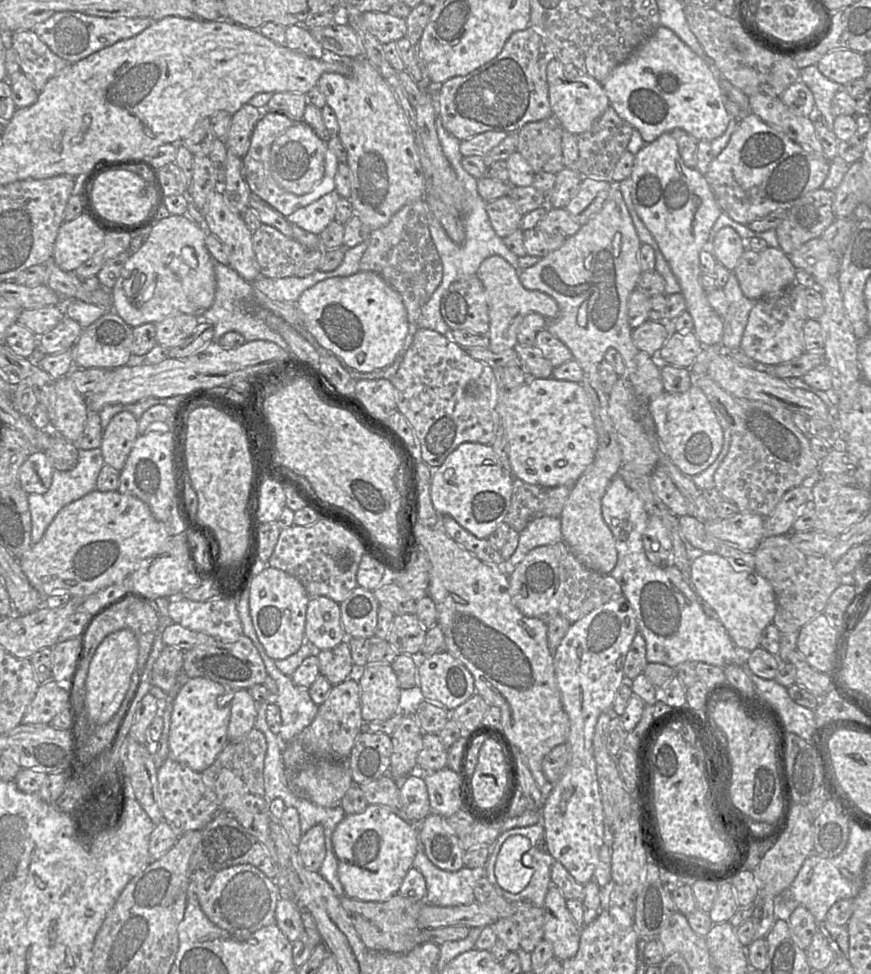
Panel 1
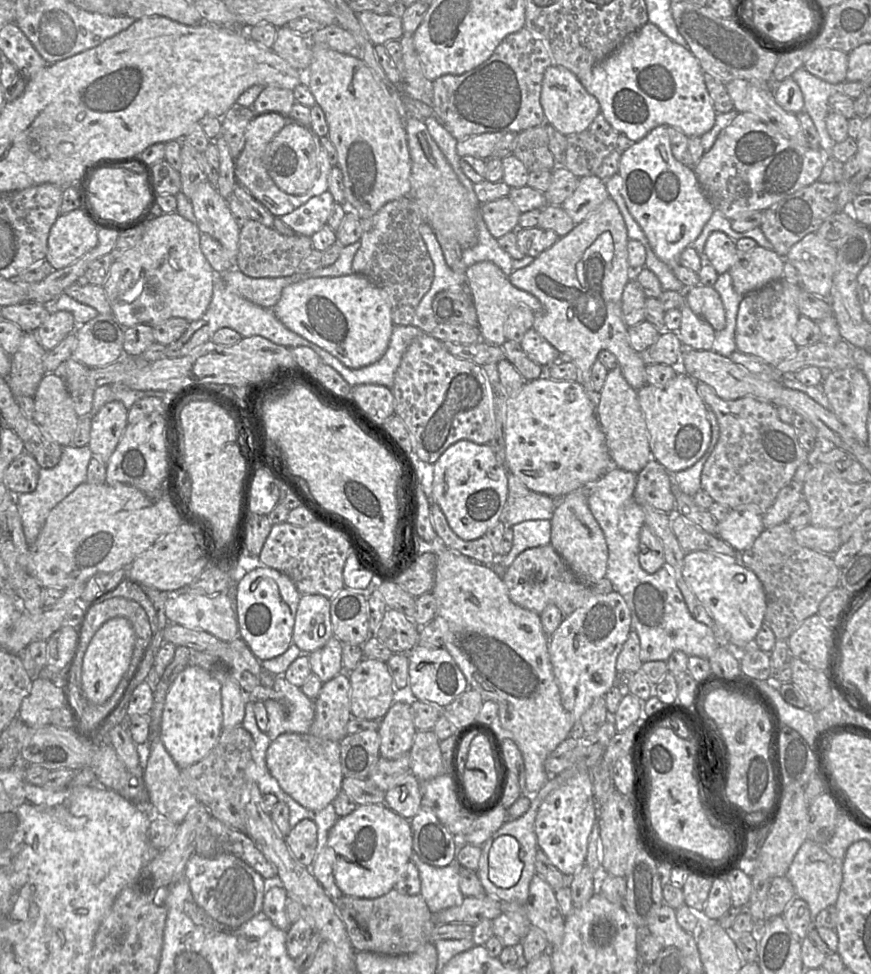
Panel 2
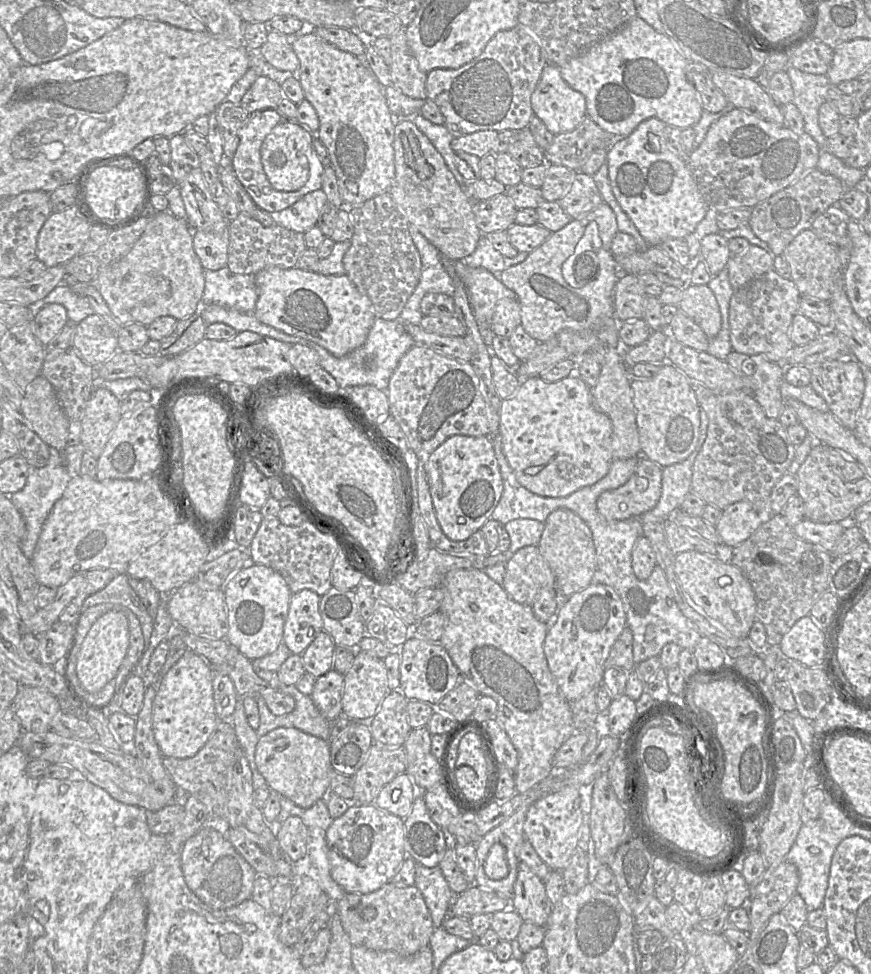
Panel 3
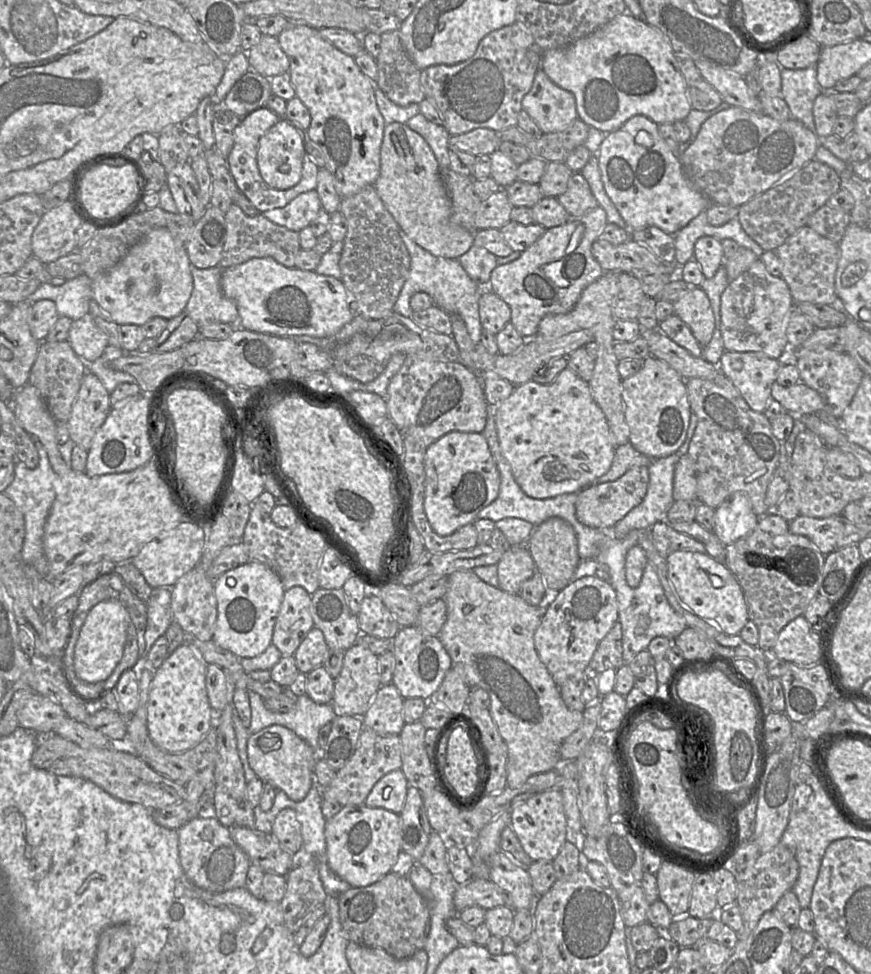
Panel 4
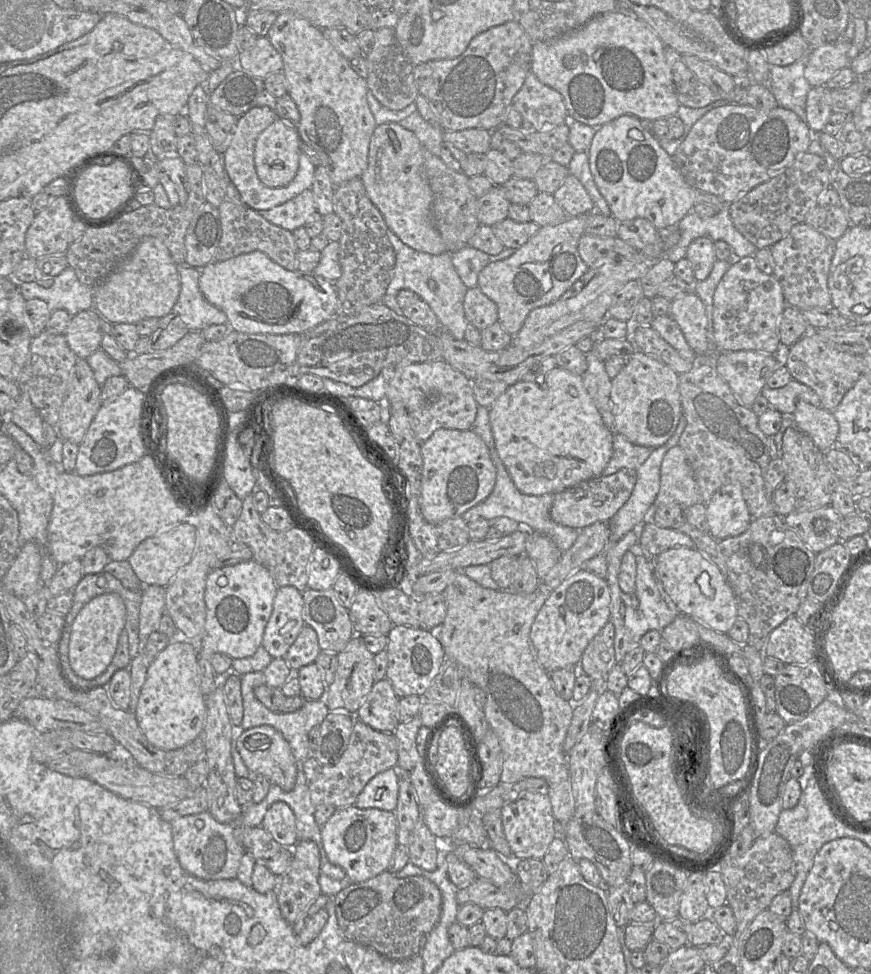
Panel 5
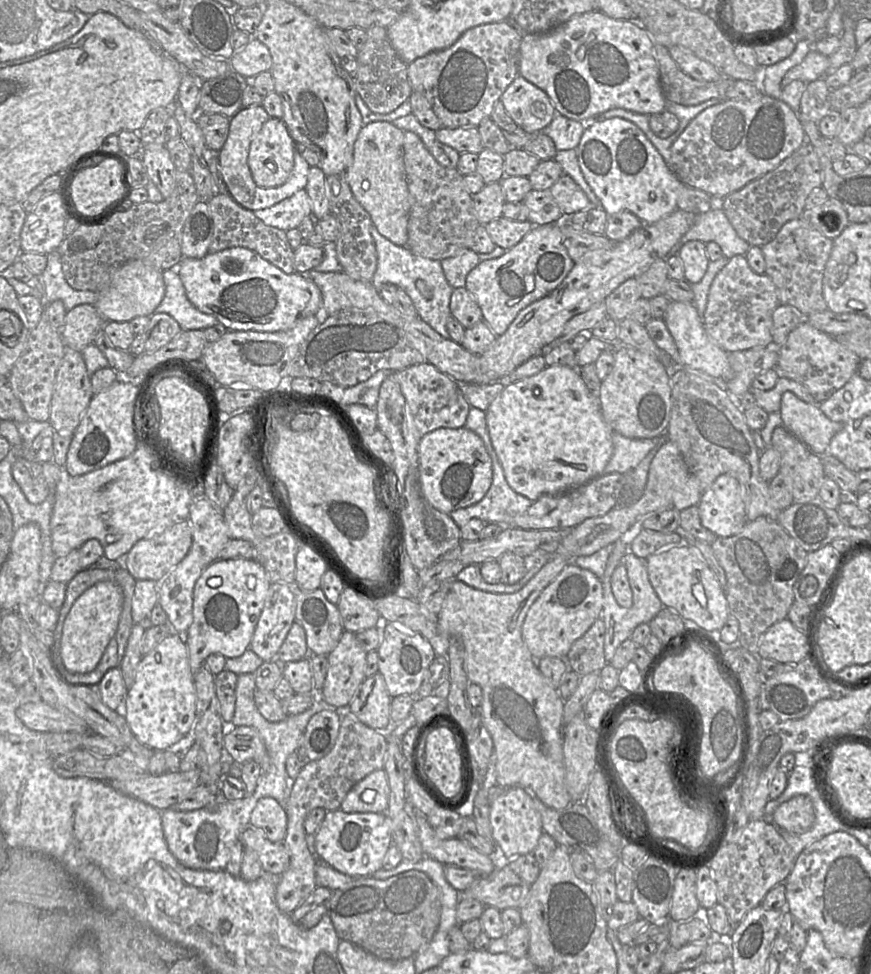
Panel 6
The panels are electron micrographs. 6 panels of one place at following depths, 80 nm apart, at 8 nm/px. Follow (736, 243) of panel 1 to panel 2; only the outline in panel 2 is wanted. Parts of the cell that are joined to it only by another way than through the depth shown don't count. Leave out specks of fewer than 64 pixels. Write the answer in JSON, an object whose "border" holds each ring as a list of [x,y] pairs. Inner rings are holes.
{"border":[[[722,231],[712,232],[704,246],[704,254],[718,274],[729,271],[736,260],[739,251],[736,242]]]}

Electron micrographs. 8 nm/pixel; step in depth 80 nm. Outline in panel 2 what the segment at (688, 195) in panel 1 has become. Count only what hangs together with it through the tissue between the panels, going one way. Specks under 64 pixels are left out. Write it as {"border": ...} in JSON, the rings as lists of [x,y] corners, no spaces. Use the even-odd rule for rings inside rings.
{"border":[[[665,125],[657,126],[624,150],[618,174],[622,179],[621,195],[628,211],[642,228],[657,257],[672,269],[681,265],[681,253],[696,240],[715,208],[703,194],[693,167],[682,164],[673,156],[667,128]],[[683,293],[683,303],[681,304],[679,310],[682,313],[681,325],[679,329],[676,331],[676,333],[680,341],[687,348],[693,348],[695,350],[710,350],[712,348],[717,332],[706,320],[697,316],[691,310],[691,308],[687,305],[684,299],[684,293]]]}

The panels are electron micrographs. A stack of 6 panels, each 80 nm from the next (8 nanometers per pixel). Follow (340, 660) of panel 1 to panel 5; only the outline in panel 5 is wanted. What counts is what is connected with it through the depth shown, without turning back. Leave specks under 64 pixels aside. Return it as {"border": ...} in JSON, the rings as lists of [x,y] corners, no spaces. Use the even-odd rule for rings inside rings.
{"border":[[[305,625],[283,659],[292,670],[314,663],[321,652],[314,629]]]}

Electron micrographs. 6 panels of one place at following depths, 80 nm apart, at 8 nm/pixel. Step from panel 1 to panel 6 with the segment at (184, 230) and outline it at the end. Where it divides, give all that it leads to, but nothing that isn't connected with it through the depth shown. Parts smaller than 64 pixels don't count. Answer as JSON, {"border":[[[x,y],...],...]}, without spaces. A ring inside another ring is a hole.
{"border":[[[130,260],[115,271],[107,288],[98,293],[98,299],[93,306],[104,322],[129,322],[138,316],[154,314],[164,295],[163,271],[141,260]]]}

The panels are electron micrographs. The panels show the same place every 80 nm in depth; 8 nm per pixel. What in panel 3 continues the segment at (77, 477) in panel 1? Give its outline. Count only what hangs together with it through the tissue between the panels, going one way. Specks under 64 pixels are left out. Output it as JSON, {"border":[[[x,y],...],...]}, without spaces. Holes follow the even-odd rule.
{"border":[[[82,444],[66,446],[63,451],[49,447],[49,452],[50,458],[48,463],[40,468],[29,466],[25,486],[21,490],[9,495],[25,521],[26,533],[20,541],[20,546],[24,555],[29,560],[33,557],[43,525],[54,504],[62,497],[70,480],[74,476],[82,475],[81,463],[83,454],[85,453]]]}

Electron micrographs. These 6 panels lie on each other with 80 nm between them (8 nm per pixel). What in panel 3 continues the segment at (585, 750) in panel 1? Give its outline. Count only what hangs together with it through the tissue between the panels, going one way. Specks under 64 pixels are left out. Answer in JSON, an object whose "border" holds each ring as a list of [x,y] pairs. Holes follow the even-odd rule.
{"border":[[[592,583],[560,603],[556,616],[547,625],[543,648],[549,669],[568,702],[581,698],[603,683],[606,660],[626,626],[622,601],[605,584]],[[568,786],[531,804],[525,823],[525,839],[551,870],[563,871],[578,848],[578,834],[584,823],[579,786]]]}

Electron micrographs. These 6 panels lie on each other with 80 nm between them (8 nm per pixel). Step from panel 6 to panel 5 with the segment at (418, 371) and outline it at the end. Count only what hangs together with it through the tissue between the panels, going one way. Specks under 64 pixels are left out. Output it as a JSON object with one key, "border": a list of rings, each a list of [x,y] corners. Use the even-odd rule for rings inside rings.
{"border":[[[444,360],[390,366],[395,366],[396,369],[387,386],[387,398],[390,403],[403,403],[403,406],[407,408],[408,421],[415,436],[422,444],[441,428],[457,430],[470,430],[472,428],[479,405],[474,397],[473,382],[462,372]]]}

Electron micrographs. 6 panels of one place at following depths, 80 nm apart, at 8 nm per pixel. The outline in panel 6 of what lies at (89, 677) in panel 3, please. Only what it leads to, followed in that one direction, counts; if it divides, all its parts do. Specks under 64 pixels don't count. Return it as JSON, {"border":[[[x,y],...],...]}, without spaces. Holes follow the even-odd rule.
{"border":[[[101,581],[81,594],[64,621],[60,643],[60,661],[72,673],[89,673],[100,662],[110,640],[115,636],[123,607],[123,593],[112,581]]]}

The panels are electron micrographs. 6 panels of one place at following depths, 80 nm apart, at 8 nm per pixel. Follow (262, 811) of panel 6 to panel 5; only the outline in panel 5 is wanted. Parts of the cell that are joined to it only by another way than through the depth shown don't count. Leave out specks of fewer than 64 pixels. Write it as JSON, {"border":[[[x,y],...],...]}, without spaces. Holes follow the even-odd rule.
{"border":[[[279,801],[270,805],[261,827],[285,847],[293,847],[298,841],[295,814],[285,802]]]}

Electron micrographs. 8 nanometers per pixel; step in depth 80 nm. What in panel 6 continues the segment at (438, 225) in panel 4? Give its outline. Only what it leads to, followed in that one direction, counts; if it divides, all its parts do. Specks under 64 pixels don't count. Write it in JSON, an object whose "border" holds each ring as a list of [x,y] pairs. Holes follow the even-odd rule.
{"border":[[[371,122],[360,130],[354,144],[353,162],[344,173],[355,199],[369,213],[377,231],[395,245],[405,246],[410,209],[403,163],[404,131],[392,122]]]}

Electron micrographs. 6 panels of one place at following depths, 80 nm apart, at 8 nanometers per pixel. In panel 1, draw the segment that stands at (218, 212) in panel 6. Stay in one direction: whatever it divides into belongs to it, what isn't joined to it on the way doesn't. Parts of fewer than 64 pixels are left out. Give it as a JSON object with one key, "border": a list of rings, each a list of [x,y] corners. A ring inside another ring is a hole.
{"border":[[[262,224],[253,232],[252,246],[260,276],[265,278],[296,276],[310,251],[296,240],[286,237],[276,228],[266,224]]]}

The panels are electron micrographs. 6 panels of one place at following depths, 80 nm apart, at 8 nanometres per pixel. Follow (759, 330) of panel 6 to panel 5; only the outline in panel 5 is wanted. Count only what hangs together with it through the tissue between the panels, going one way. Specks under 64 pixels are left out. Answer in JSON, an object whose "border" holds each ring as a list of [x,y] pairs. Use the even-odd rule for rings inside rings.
{"border":[[[754,257],[734,260],[717,285],[713,296],[713,350],[753,350],[782,355],[778,323],[786,302],[777,279],[762,272]]]}

